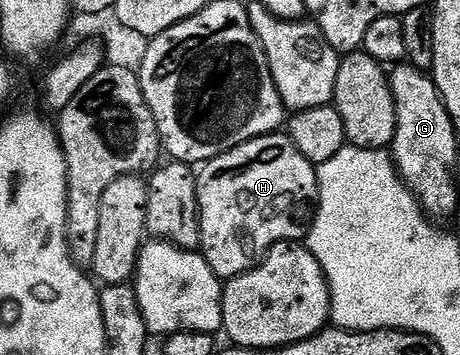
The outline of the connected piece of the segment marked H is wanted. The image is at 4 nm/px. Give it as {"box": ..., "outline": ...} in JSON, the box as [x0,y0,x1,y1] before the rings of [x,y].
{"box":[198,134,319,278],"outline":[[[287,134],[258,136],[198,169],[199,239],[209,266],[221,278],[250,272],[276,244],[303,242],[315,225],[319,174]]]}

